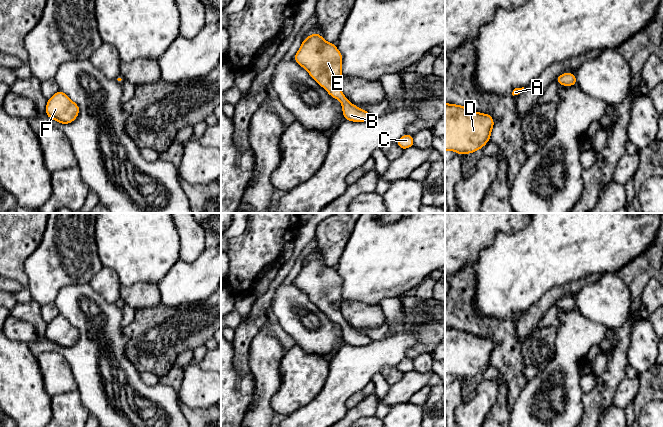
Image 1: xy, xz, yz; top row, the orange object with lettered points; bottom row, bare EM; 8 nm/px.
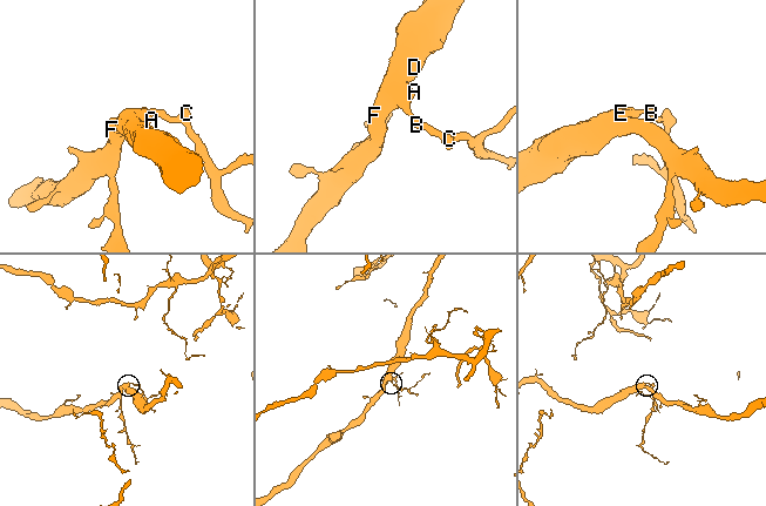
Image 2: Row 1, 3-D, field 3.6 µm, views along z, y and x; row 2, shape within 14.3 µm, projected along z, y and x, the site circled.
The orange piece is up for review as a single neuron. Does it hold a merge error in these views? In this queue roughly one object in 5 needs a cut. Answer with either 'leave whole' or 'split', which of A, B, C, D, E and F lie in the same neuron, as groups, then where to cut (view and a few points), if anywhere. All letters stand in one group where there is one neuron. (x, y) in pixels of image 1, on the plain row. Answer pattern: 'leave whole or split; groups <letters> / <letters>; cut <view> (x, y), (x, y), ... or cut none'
leave whole; groups A B C D E F; cut none

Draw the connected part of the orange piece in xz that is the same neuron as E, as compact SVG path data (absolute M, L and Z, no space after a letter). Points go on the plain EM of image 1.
M315 256L302 265L293 282L331 321L341 326L345 344L365 346L372 343L369 336L350 327L340 312L343 279L335 268L328 267Z

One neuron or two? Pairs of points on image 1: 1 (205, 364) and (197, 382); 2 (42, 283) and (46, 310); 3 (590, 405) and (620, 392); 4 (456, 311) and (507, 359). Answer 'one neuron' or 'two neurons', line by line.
1: two neurons
2: two neurons
3: two neurons
4: one neuron

